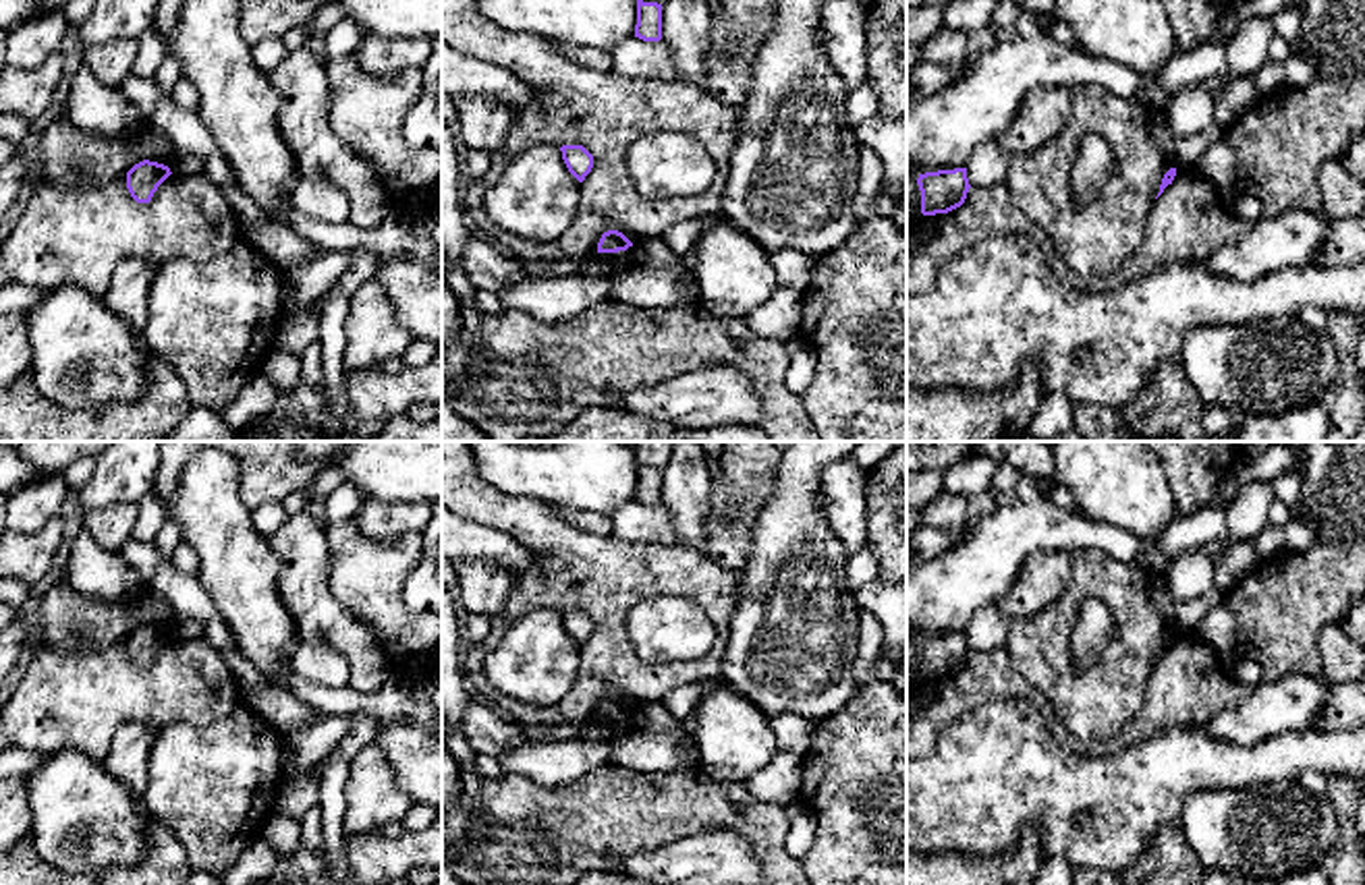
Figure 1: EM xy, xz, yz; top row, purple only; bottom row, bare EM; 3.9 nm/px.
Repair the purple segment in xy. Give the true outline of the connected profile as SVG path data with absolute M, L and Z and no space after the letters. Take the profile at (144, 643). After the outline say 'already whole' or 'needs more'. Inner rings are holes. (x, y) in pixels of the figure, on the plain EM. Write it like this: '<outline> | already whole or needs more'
M143 624L127 636L127 653L137 667L149 667L170 638L168 630Z | already whole

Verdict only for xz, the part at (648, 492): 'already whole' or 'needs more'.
already whole

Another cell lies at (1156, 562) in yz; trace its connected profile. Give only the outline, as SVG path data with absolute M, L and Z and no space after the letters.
M1143 547L1135 555L1133 564L1151 574L1164 574L1174 555L1166 555L1164 551L1145 551Z

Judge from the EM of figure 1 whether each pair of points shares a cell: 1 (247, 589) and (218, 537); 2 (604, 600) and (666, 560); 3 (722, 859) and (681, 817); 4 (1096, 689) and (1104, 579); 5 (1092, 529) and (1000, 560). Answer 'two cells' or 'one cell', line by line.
1: one cell
2: one cell
3: two cells
4: one cell
5: one cell

